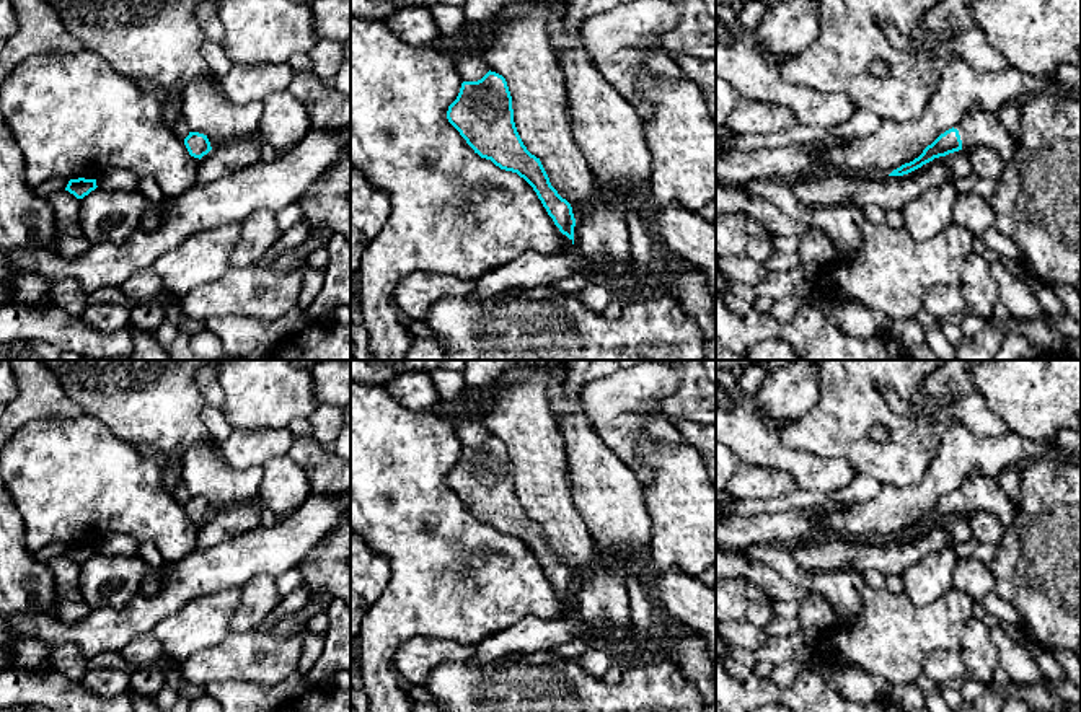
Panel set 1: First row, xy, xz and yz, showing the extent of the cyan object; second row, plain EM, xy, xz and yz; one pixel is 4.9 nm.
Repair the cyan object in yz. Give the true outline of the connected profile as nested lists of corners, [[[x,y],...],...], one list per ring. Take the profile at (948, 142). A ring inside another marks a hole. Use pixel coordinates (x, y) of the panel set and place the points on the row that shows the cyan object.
[[[973,108],[957,125],[941,134],[928,145],[918,158],[893,169],[889,176],[908,174],[934,158],[959,150],[972,150],[980,145],[996,148],[1004,163],[1009,163],[1014,158],[1016,142],[1009,130],[1001,124],[998,114]]]

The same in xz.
[[[489,70],[478,81],[463,81],[457,99],[448,106],[447,119],[474,153],[523,178],[559,231],[574,244],[572,207],[551,186],[540,158],[523,145],[514,122],[512,96],[502,75]]]

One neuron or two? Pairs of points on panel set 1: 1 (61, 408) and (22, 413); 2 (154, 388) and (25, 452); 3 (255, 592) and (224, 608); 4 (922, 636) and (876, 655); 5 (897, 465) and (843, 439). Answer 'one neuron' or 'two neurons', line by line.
1: one neuron
2: two neurons
3: two neurons
4: one neuron
5: one neuron

